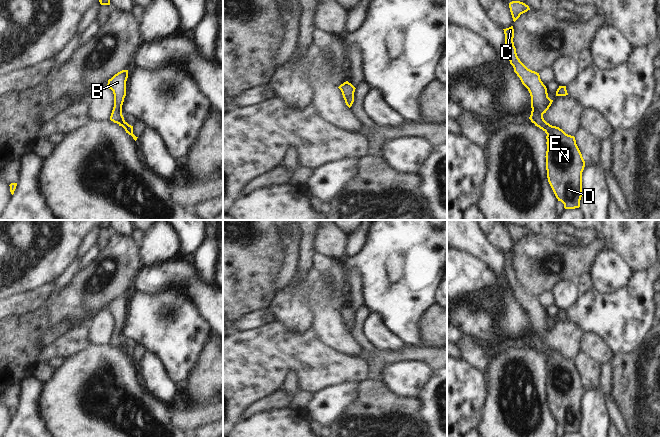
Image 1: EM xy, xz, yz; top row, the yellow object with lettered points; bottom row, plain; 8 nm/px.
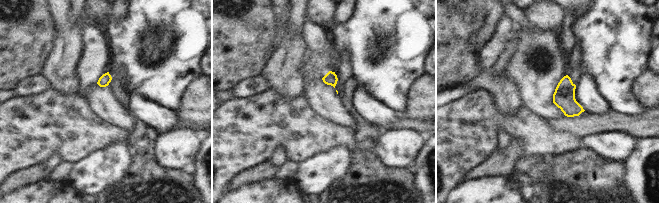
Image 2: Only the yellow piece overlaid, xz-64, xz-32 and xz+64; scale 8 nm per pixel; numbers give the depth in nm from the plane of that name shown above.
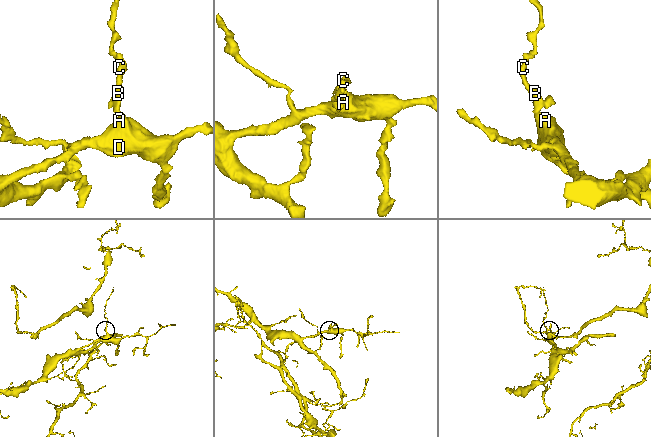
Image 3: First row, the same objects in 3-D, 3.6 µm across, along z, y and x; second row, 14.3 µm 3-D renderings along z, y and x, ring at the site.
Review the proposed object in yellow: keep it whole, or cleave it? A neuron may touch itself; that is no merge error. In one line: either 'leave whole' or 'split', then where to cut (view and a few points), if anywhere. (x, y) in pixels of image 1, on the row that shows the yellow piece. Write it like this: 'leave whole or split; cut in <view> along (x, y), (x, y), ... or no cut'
leave whole; no cut

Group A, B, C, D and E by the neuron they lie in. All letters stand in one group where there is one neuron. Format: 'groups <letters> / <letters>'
groups A B C D E

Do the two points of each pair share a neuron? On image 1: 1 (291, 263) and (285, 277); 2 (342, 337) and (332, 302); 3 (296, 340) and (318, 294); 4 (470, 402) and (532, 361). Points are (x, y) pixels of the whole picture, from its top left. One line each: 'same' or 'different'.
1: same
2: same
3: different
4: different

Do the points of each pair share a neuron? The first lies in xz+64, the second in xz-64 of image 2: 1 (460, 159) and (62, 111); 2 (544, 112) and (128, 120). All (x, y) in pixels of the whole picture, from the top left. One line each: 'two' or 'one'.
1: one
2: one

